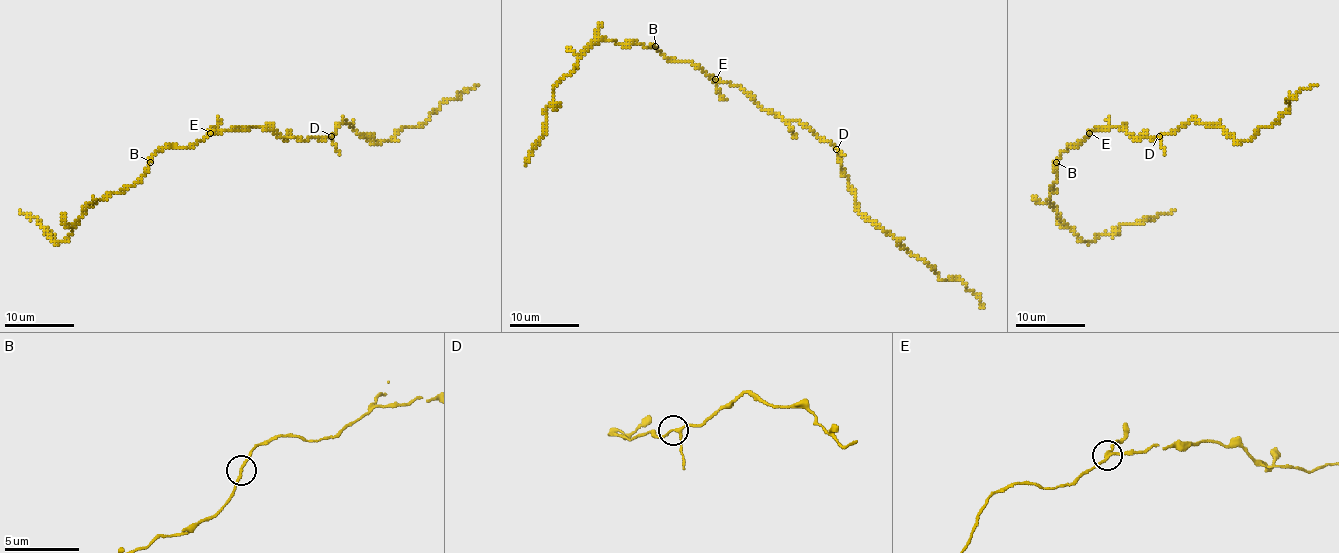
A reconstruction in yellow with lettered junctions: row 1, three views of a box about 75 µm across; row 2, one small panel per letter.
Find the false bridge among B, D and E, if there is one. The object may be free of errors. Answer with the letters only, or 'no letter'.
no letter

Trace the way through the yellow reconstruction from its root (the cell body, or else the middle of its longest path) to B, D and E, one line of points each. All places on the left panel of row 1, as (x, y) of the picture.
B: (243, 129), (212, 131), (193, 147), (163, 147), (149, 162)
D: (243, 129), (255, 126), (271, 128), (285, 138), (302, 140), (331, 136)
E: (243, 129), (231, 128), (210, 133)

